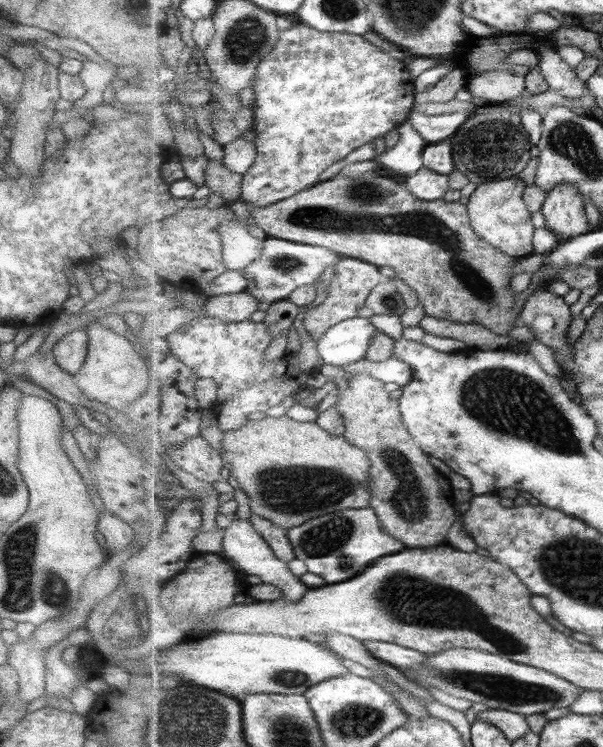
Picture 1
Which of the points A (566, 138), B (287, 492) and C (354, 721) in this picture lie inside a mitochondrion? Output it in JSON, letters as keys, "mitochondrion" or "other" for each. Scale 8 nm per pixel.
{"A":"mitochondrion","B":"mitochondrion","C":"mitochondrion"}

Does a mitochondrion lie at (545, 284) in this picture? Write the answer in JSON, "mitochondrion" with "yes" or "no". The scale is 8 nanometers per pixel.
{"mitochondrion":"no"}

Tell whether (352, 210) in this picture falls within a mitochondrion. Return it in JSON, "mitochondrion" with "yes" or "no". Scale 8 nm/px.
{"mitochondrion":"yes"}

